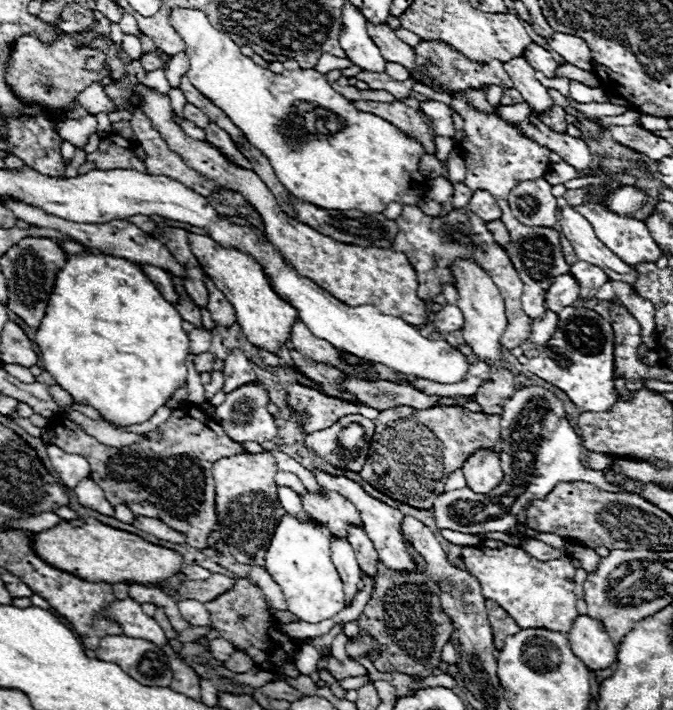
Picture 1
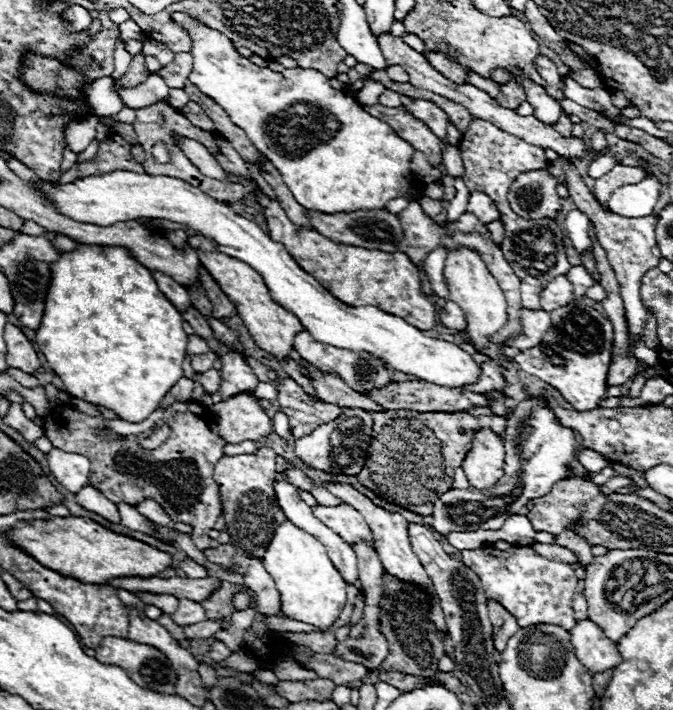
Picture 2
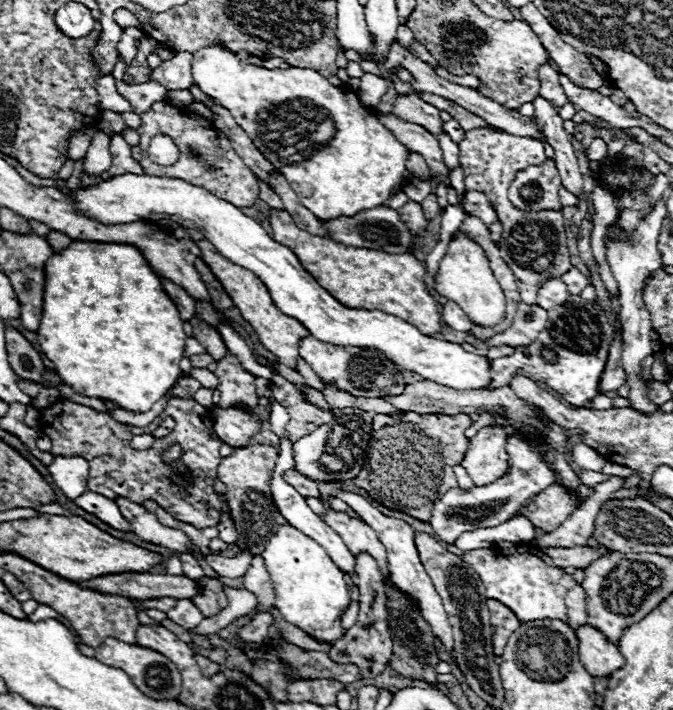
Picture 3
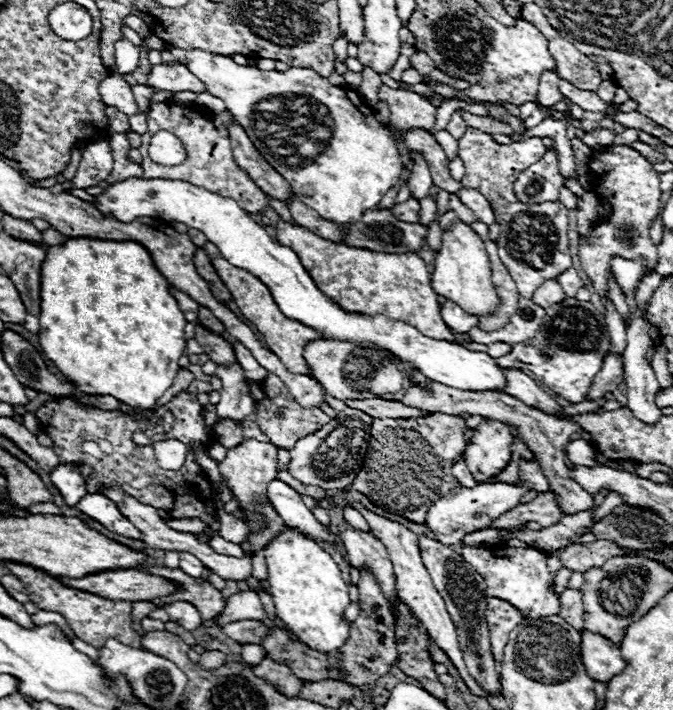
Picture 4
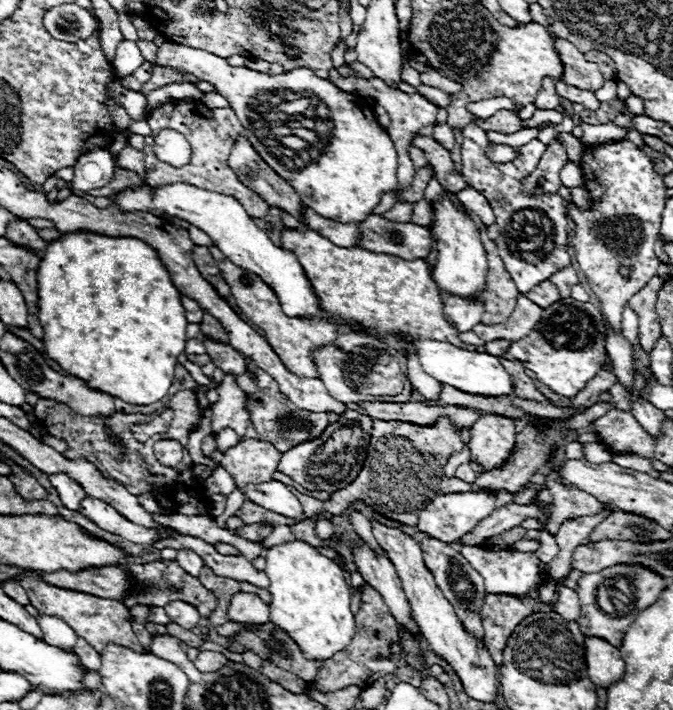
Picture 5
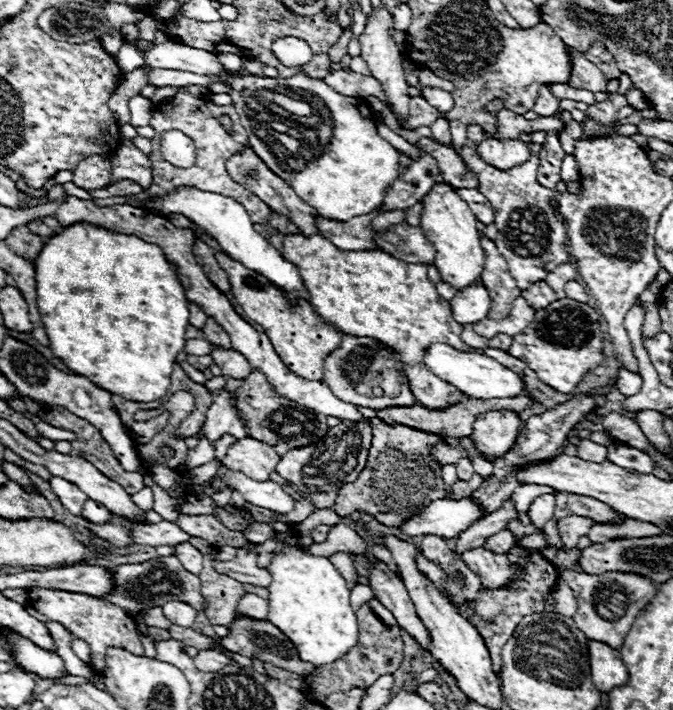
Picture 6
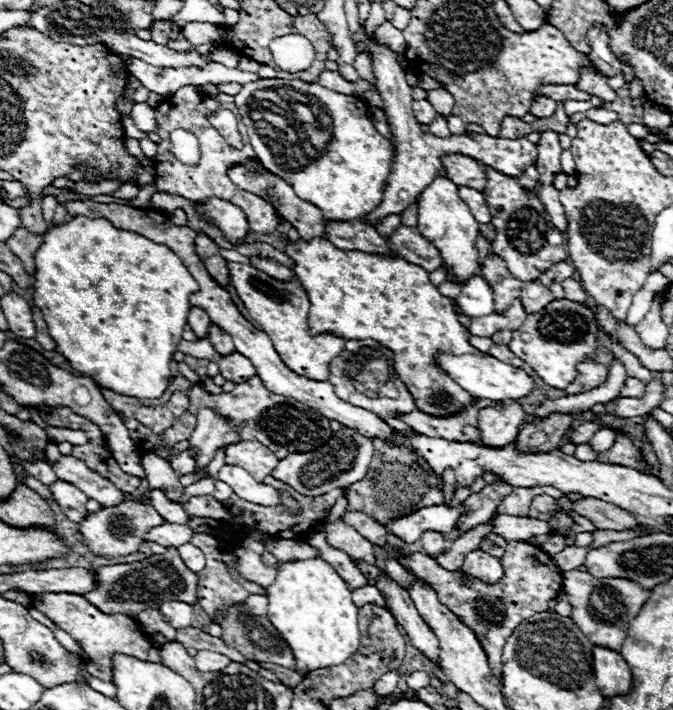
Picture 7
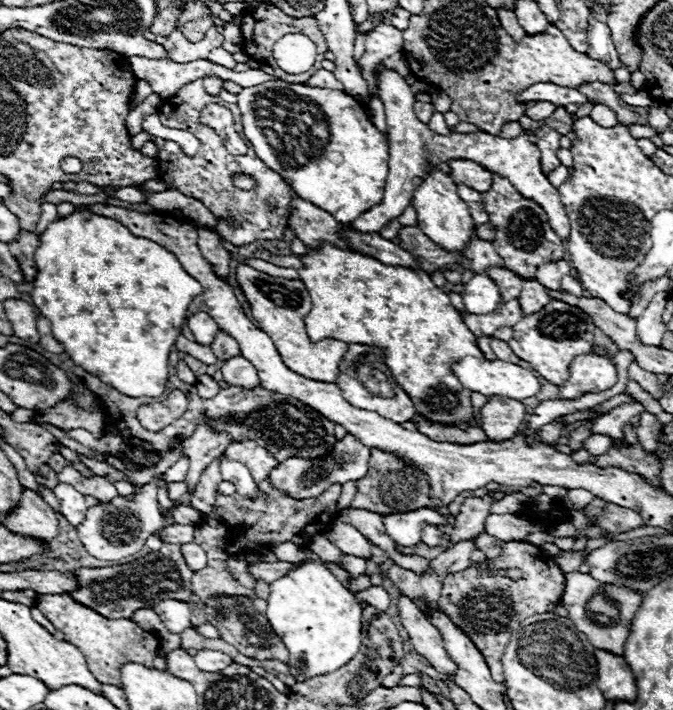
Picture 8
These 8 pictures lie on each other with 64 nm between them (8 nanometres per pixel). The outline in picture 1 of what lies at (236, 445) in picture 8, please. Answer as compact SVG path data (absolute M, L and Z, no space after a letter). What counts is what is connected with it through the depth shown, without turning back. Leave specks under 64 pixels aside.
M270 452L260 454L236 454L230 458L220 458L212 466L212 476L216 482L216 510L218 510L218 532L226 538L228 546L240 548L260 566L264 566L264 554L274 534L274 528L286 514L278 502L276 476L278 468Z

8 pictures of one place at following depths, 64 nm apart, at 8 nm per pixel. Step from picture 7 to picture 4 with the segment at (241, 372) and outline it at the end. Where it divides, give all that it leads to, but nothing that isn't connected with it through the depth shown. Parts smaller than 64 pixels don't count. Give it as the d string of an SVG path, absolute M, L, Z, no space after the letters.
M196 324L196 336L198 344L202 344L204 352L210 356L212 362L216 362L218 366L232 366L232 364L238 364L236 360L236 354L234 354L234 348L228 340L216 336L216 334L210 334L206 328L202 328L200 324Z

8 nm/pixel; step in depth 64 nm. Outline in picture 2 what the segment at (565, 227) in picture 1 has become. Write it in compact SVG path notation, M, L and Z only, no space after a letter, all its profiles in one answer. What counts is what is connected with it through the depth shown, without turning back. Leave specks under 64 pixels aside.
M572 210L566 220L564 220L564 230L568 234L568 238L572 240L572 246L582 252L582 250L592 250L592 242L588 236L590 230L590 220L584 212L580 210Z

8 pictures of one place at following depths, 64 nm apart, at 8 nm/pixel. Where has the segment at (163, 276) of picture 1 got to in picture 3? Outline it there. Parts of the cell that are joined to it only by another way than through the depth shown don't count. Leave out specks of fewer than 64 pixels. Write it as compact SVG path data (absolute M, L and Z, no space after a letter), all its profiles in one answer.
M162 278L162 288L166 290L166 294L170 294L170 298L174 298L174 304L178 306L182 318L188 322L194 314L196 314L196 300L192 296L188 296L180 286L176 286L174 282Z

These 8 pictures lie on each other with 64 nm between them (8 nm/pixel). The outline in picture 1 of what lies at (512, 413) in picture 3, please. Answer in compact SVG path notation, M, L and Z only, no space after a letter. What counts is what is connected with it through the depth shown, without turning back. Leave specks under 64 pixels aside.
M352 378L344 380L346 390L354 392L360 402L366 402L366 406L376 410L388 410L396 406L412 406L418 410L430 408L434 404L446 404L446 406L466 406L468 398L474 400L474 396L428 396L420 390L416 390L410 384L398 384L388 380L378 382L354 382Z

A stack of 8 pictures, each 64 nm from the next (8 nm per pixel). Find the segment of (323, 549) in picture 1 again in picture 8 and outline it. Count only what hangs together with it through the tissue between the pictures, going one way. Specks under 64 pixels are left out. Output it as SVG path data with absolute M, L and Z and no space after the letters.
M302 562L302 566L270 584L266 618L290 652L288 668L296 682L306 682L346 666L362 644L362 604L318 562Z

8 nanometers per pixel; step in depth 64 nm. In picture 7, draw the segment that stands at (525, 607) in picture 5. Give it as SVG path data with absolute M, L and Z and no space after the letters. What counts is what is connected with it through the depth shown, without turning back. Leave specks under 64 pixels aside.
M508 540L506 552L500 558L504 566L504 578L496 584L486 584L474 576L468 576L464 572L448 572L442 570L434 558L424 556L420 552L409 554L397 561L416 574L418 578L430 582L438 594L438 600L452 612L458 614L458 620L464 622L474 634L478 636L478 642L486 650L490 670L496 678L502 676L502 648L506 640L510 638L510 632L526 618L530 618L536 612L546 612L548 602L554 600L562 590L562 572L558 566L550 560L548 554L544 554L538 546L532 546L528 542L516 542Z

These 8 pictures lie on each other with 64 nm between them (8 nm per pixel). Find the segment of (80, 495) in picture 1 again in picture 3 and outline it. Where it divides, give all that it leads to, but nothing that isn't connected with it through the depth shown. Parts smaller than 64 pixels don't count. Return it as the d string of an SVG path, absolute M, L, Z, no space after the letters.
M86 492L82 496L78 496L78 500L74 500L78 508L86 510L88 514L100 518L102 522L106 522L108 526L116 528L116 530L122 530L122 532L132 532L130 524L126 522L126 518L120 514L118 506L114 500L102 496L102 494L94 494L94 492Z

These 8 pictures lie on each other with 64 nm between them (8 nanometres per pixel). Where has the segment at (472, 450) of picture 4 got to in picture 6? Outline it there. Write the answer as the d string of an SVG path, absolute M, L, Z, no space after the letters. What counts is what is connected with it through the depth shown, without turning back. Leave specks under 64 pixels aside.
M488 410L476 418L472 442L488 460L502 458L514 446L520 424L520 414L514 410Z

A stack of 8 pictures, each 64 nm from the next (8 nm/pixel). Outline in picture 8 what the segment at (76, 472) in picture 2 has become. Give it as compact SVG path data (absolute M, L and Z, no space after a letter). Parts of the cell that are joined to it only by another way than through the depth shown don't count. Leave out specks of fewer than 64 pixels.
M58 484L56 488L52 488L58 502L60 502L60 508L62 508L62 514L64 518L72 524L72 526L78 526L84 522L86 518L86 500L84 500L84 494L80 494L78 490L74 490L72 486L68 484Z

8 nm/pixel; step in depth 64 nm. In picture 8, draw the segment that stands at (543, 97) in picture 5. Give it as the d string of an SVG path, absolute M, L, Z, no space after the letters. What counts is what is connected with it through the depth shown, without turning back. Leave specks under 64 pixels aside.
M528 102L524 114L526 114L528 118L540 122L540 120L546 120L554 110L556 110L556 106L550 104L550 102Z

